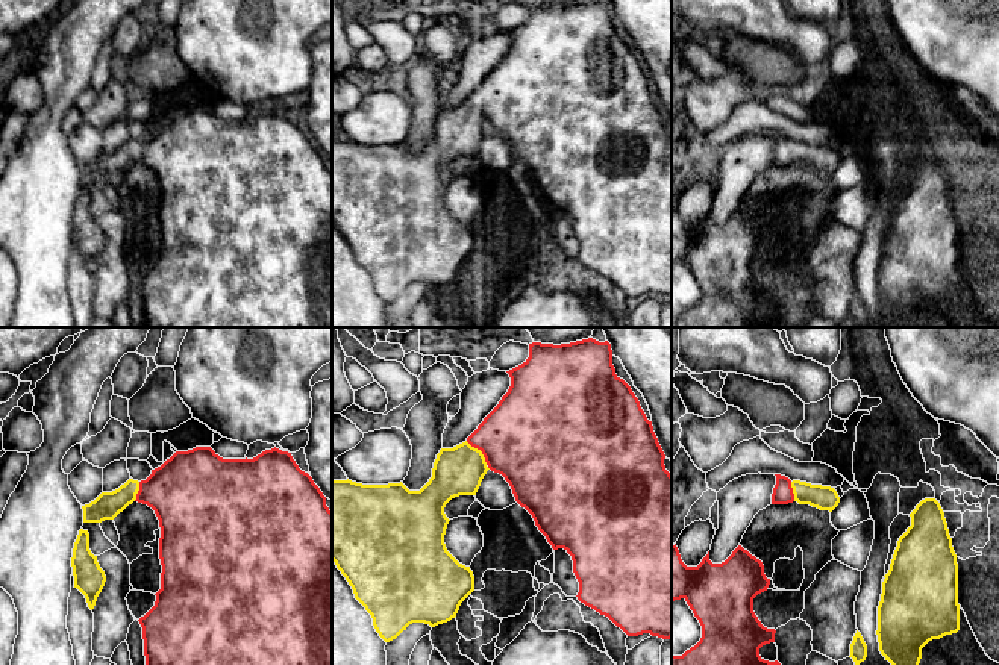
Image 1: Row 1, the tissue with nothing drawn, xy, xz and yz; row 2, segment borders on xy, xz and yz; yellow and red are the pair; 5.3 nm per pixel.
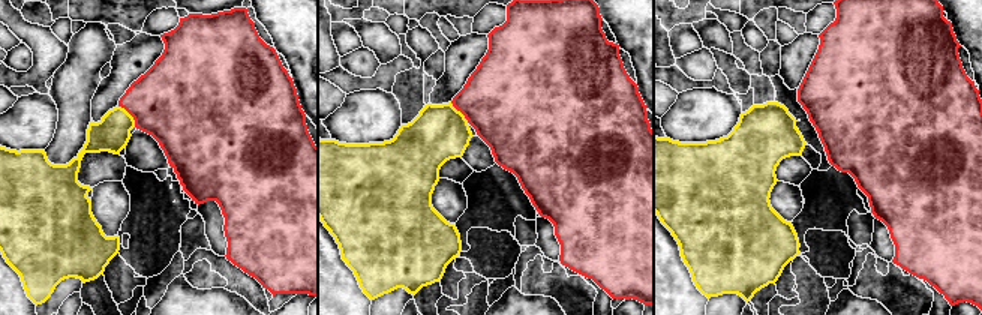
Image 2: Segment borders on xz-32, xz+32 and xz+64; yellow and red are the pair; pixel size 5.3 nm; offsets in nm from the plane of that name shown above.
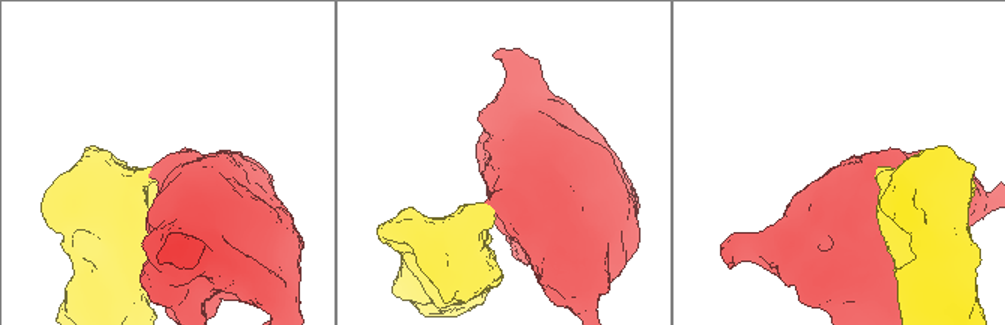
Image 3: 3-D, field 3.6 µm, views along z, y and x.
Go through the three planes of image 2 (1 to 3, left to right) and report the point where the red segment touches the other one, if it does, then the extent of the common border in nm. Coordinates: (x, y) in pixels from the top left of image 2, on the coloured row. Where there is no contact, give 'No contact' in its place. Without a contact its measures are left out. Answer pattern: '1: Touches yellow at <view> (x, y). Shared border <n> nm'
1: Touches yellow at xz-32 (131, 116). Shared border 150 nm
2: Touches yellow at xz+32 (461, 113). Shared border 150 nm
3: No contact

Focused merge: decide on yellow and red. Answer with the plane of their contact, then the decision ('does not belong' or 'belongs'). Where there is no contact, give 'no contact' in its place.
xz | belongs

